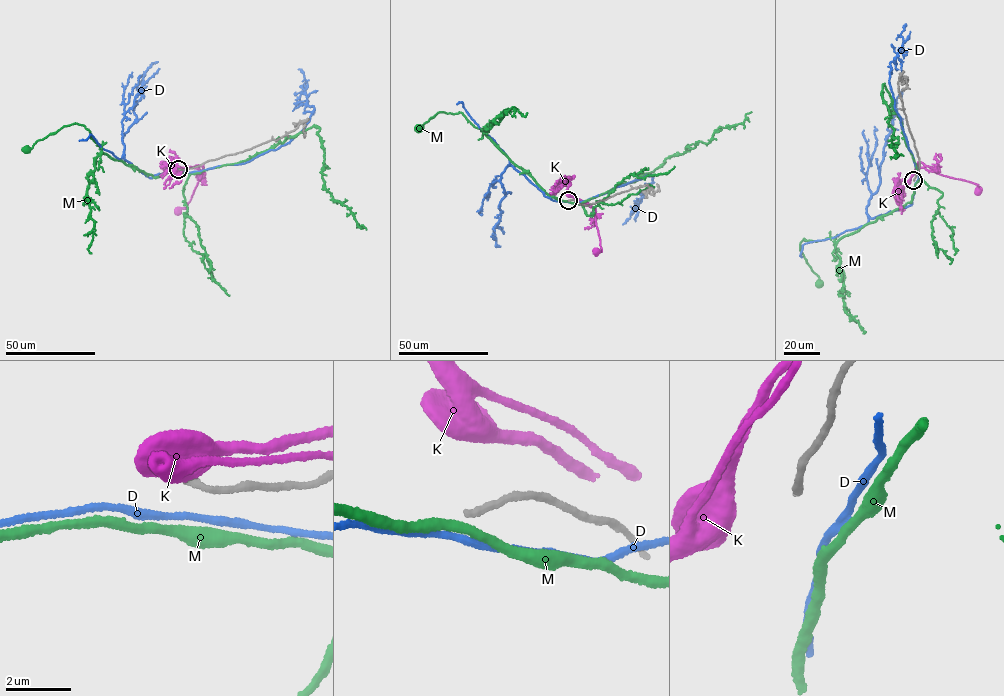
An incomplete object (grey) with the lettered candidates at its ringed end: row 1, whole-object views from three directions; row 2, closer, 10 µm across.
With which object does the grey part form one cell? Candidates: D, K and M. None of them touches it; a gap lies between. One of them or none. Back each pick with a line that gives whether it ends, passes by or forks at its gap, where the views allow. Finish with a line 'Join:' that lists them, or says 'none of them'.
Join: none of them

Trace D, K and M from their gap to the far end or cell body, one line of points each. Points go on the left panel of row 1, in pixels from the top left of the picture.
D: (177, 171), (245, 163), (287, 144), (303, 129), (314, 107), (307, 105), (307, 84), (303, 72), (298, 69)
K: (178, 168), (189, 166), (201, 172), (190, 200), (185, 208), (177, 211)
M: (176, 171), (155, 177), (100, 153), (101, 146), (91, 137), (88, 130), (74, 123), (25, 150)

